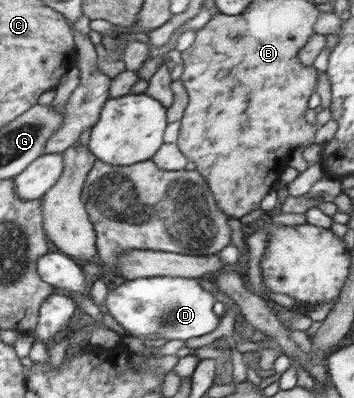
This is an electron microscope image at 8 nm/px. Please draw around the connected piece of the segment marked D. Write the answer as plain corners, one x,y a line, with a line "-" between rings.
160,275
155,278
125,281
118,285
107,293
104,309
128,335
150,344
161,338
185,341
213,332
220,320
219,313
214,310
216,302
215,293
205,290
195,278

